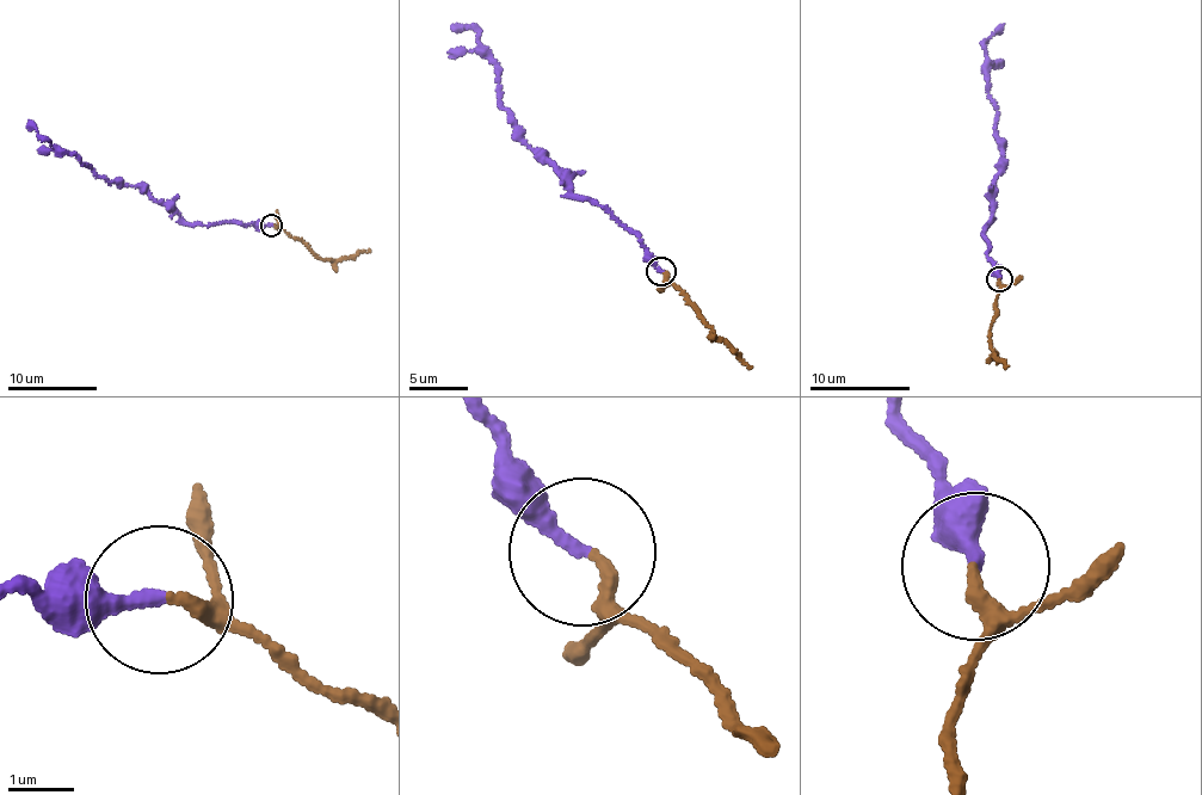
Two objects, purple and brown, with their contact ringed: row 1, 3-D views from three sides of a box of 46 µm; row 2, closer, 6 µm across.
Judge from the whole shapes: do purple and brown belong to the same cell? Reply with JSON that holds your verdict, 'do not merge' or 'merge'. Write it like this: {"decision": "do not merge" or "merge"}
{"decision": "merge"}

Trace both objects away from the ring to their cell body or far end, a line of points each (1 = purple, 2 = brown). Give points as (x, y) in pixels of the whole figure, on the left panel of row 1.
1: (271, 226), (184, 222), (139, 188), (99, 176), (81, 160), (45, 140), (29, 119)
2: (272, 226), (297, 238), (325, 259), (341, 260), (370, 250)

